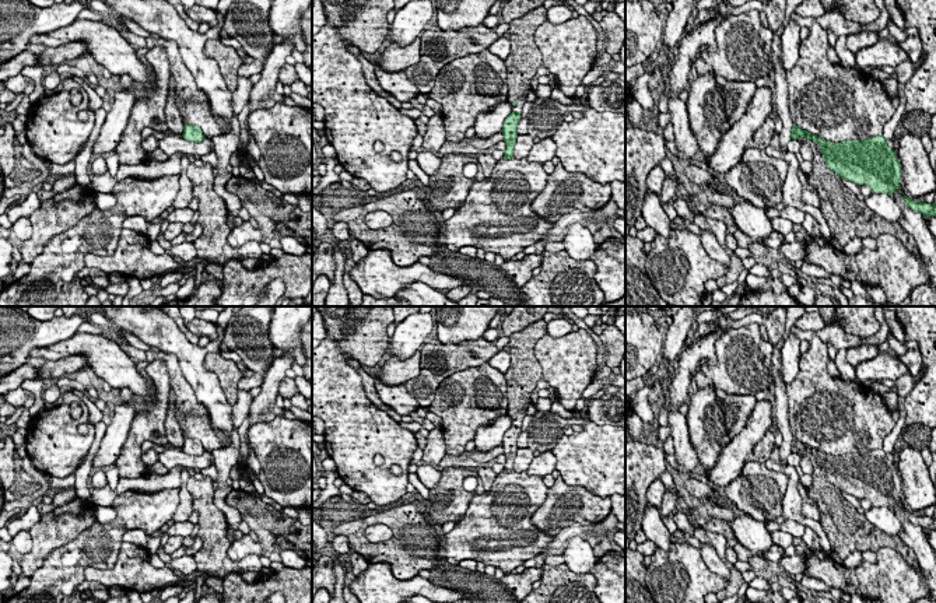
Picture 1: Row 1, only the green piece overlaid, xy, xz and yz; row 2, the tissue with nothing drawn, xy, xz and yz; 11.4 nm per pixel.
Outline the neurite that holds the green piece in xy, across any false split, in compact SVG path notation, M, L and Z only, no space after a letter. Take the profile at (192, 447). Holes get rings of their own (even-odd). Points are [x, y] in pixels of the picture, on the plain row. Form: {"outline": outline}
{"outline": "M185 438L182 451L192 456L200 456L206 452L201 442L194 438Z"}

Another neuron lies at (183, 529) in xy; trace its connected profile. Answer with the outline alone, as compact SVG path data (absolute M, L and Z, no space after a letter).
M189 520L186 522L176 522L173 525L171 525L166 530L168 536L182 536L182 537L187 537L192 534L194 525Z

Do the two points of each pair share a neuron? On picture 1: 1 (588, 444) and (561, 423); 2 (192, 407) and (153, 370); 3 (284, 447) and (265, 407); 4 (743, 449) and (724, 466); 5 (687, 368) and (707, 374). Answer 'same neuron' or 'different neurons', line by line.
1: different neurons
2: different neurons
3: different neurons
4: same neuron
5: different neurons

